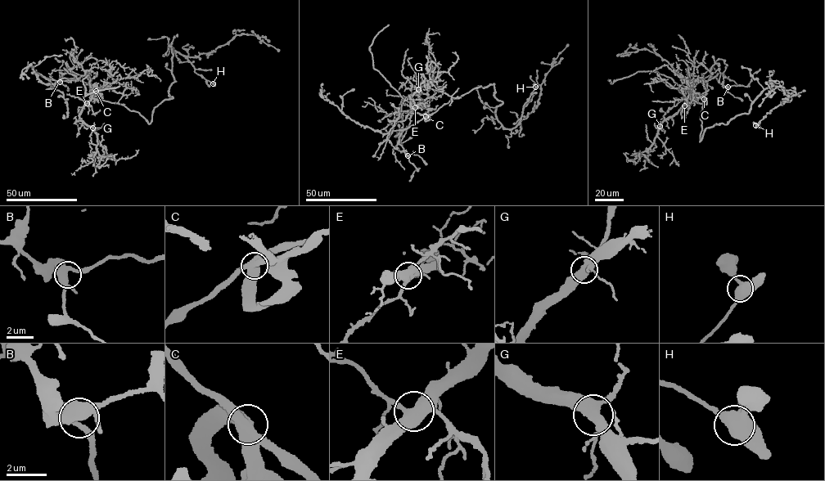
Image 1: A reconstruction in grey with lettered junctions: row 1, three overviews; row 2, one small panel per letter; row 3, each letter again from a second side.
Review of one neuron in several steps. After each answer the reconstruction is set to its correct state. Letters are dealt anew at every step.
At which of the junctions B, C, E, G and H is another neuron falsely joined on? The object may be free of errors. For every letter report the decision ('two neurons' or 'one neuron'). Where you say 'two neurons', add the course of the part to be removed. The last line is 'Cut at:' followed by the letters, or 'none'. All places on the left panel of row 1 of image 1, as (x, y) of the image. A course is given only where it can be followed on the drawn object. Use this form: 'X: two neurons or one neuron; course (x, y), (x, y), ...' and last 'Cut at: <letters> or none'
B: one neuron
C: one neuron
E: one neuron
G: one neuron
H: one neuron
Cut at: none

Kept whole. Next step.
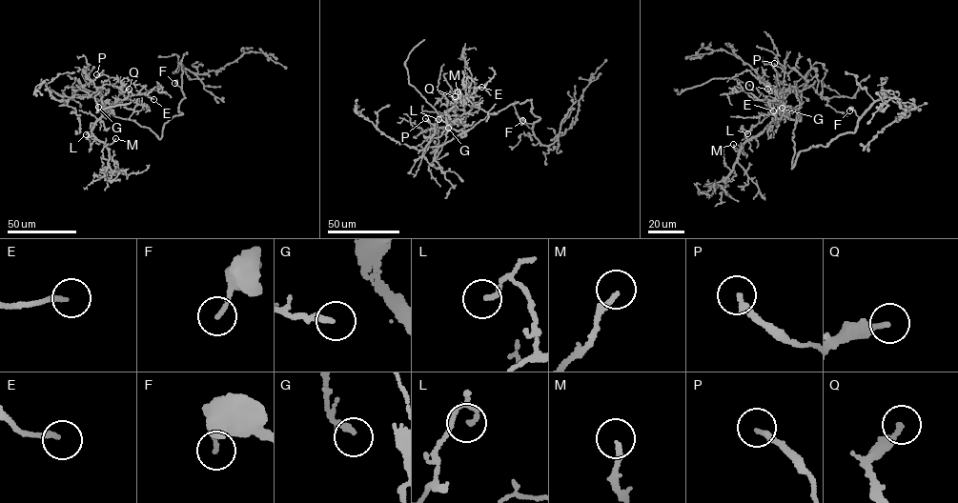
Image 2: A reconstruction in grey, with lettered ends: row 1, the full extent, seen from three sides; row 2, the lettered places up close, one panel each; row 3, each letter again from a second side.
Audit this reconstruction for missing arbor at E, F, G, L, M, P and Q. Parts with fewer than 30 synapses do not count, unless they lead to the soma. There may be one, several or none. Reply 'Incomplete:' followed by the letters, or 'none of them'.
Incomplete: M

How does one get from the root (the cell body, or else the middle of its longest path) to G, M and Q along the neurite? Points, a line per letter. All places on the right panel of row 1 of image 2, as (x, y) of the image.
G: (801, 150), (791, 169), (795, 151), (792, 132), (796, 120), (789, 118), (781, 100), (782, 108)
M: (801, 150), (791, 169), (796, 120), (789, 118), (782, 106), (764, 130), (743, 142), (739, 150), (733, 144)
Q: (801, 150), (791, 169), (795, 151), (792, 132), (796, 120), (789, 118), (779, 96), (767, 89)

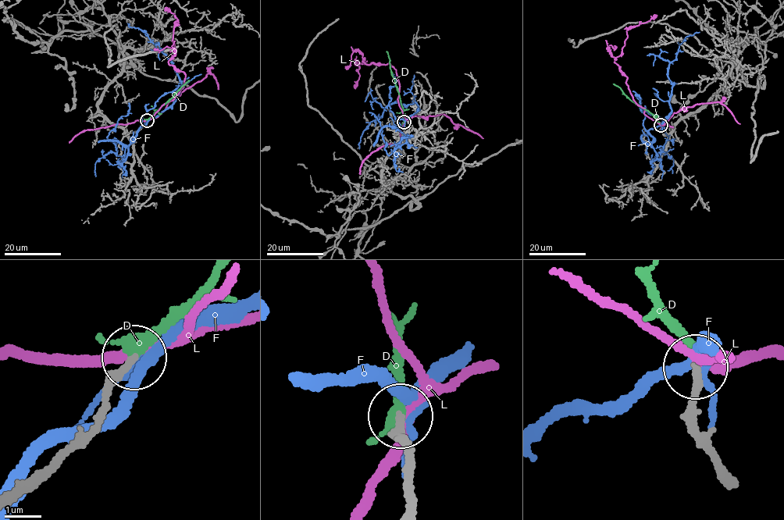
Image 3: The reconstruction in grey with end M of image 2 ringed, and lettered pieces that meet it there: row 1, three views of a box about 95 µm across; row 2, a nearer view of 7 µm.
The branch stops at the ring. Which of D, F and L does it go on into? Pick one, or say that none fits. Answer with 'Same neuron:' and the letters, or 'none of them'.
Same neuron: D

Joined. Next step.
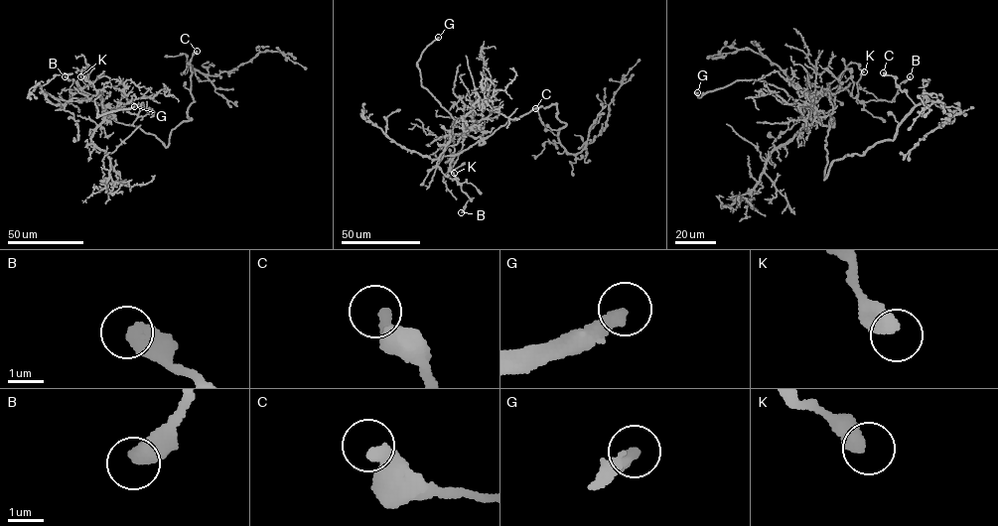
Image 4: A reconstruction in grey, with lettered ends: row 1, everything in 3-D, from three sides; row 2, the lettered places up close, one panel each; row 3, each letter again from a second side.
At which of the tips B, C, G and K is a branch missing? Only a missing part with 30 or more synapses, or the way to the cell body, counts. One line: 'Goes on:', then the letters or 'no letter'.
Goes on: no letter

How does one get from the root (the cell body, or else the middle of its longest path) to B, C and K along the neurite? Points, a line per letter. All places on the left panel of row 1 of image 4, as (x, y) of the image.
B: (172, 130), (166, 147), (154, 135), (117, 122), (81, 93), (72, 93), (69, 101), (78, 82), (65, 76)
C: (172, 130), (191, 119), (187, 114), (195, 101), (189, 64), (197, 51)
K: (172, 130), (166, 147), (154, 135), (117, 122), (81, 92), (85, 84), (80, 73), (84, 69), (80, 76)

